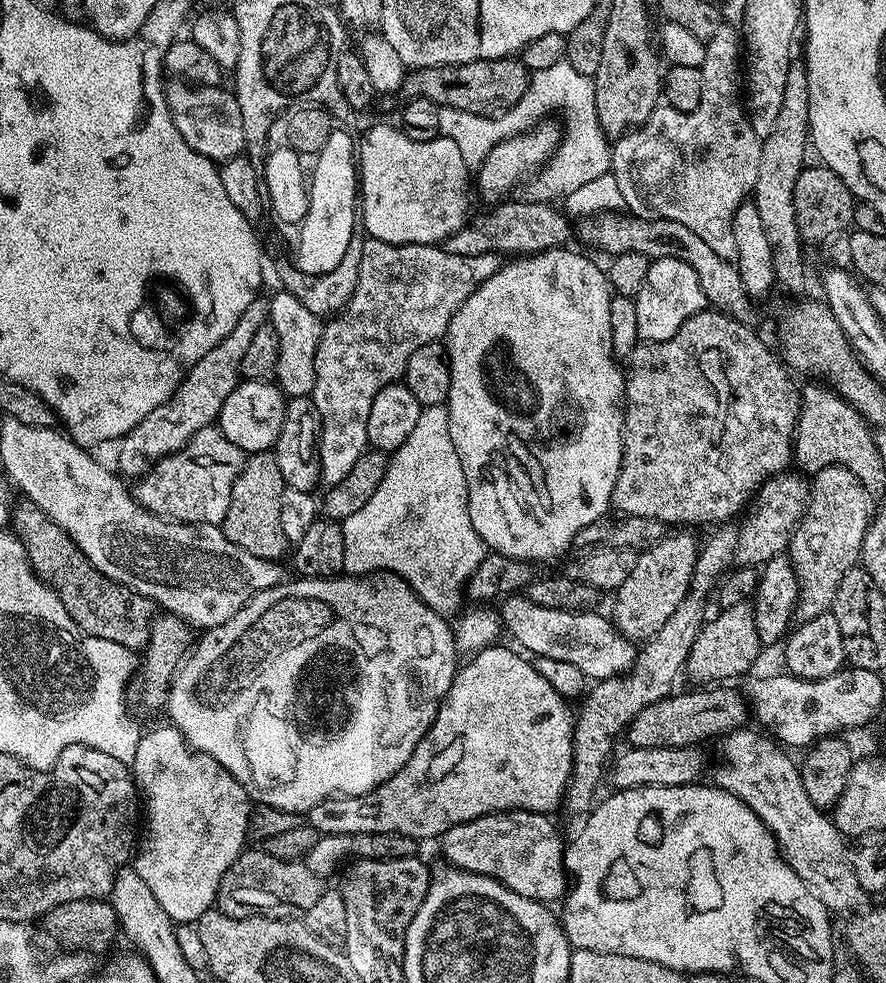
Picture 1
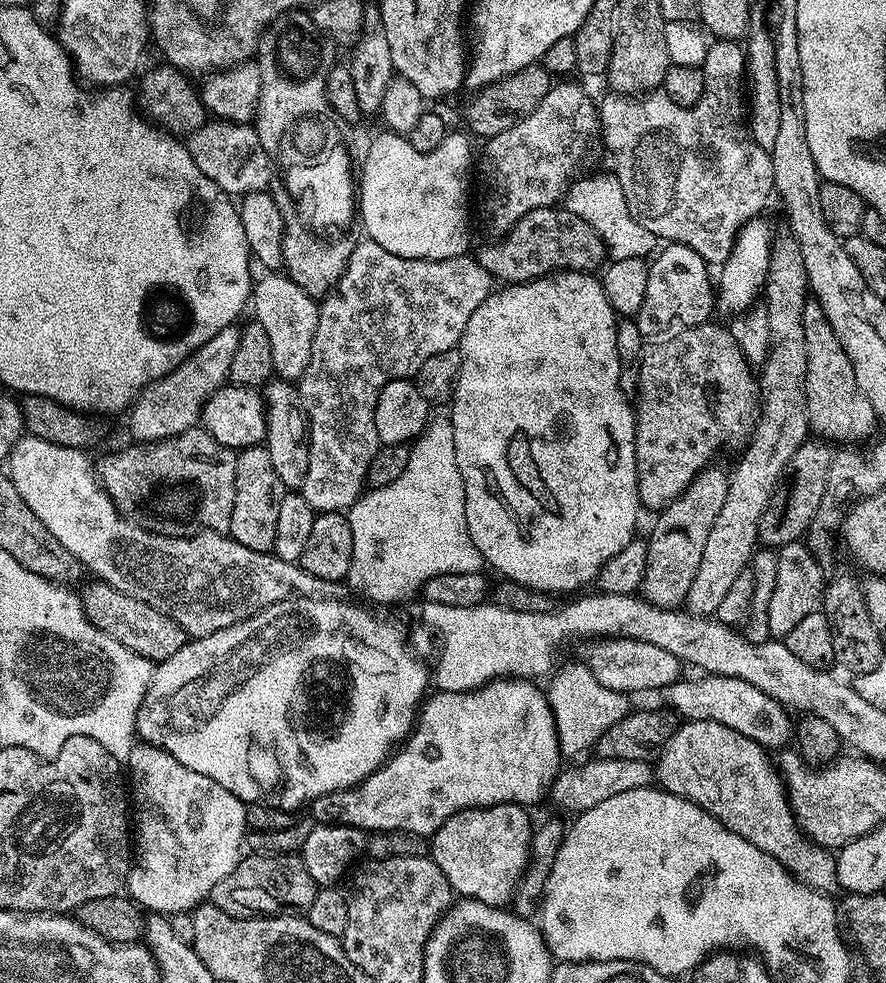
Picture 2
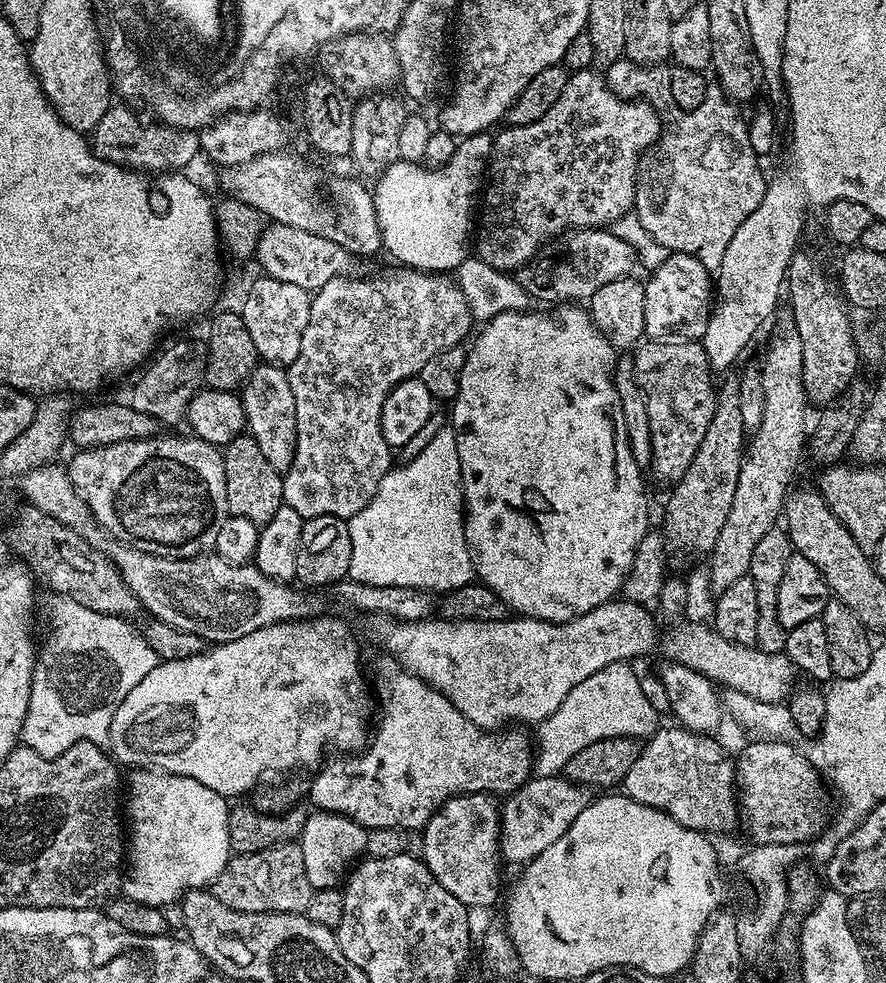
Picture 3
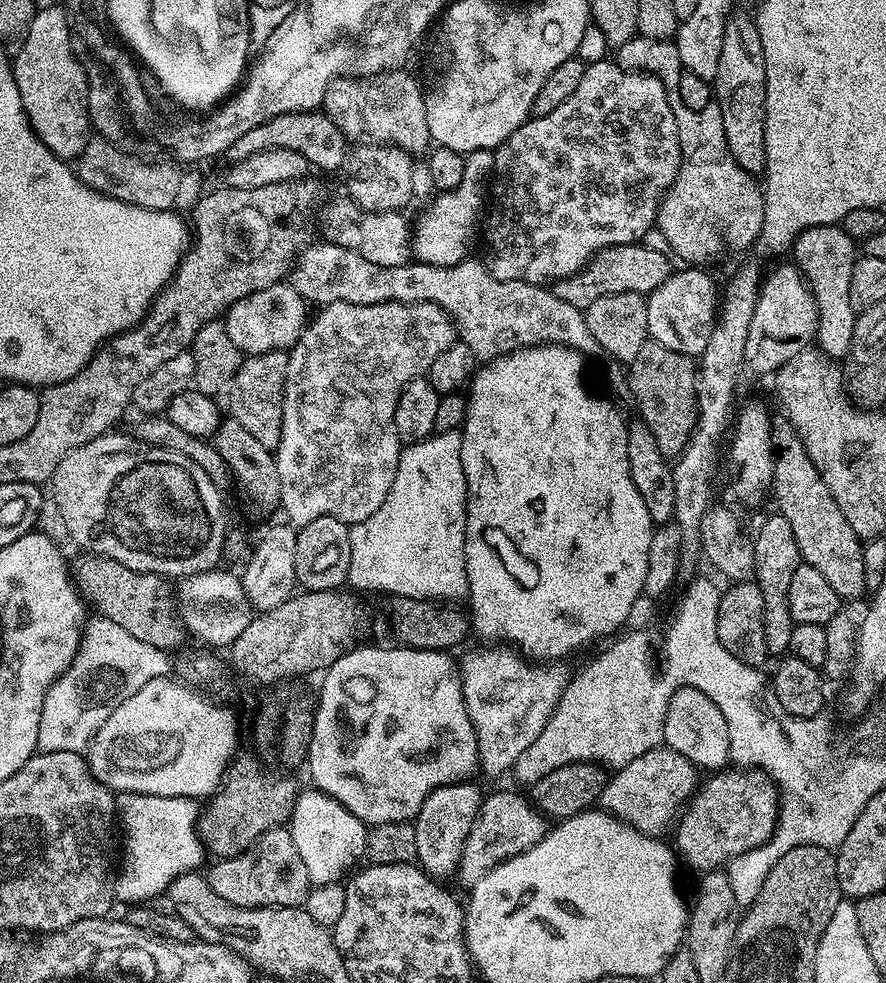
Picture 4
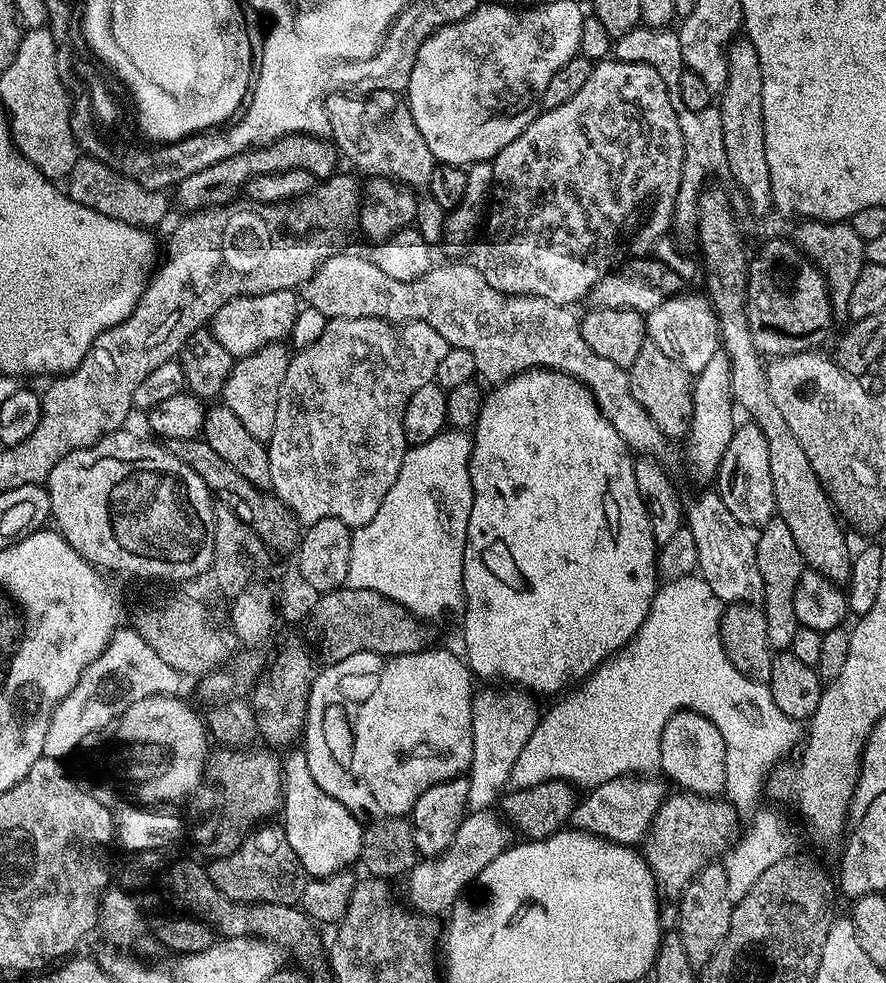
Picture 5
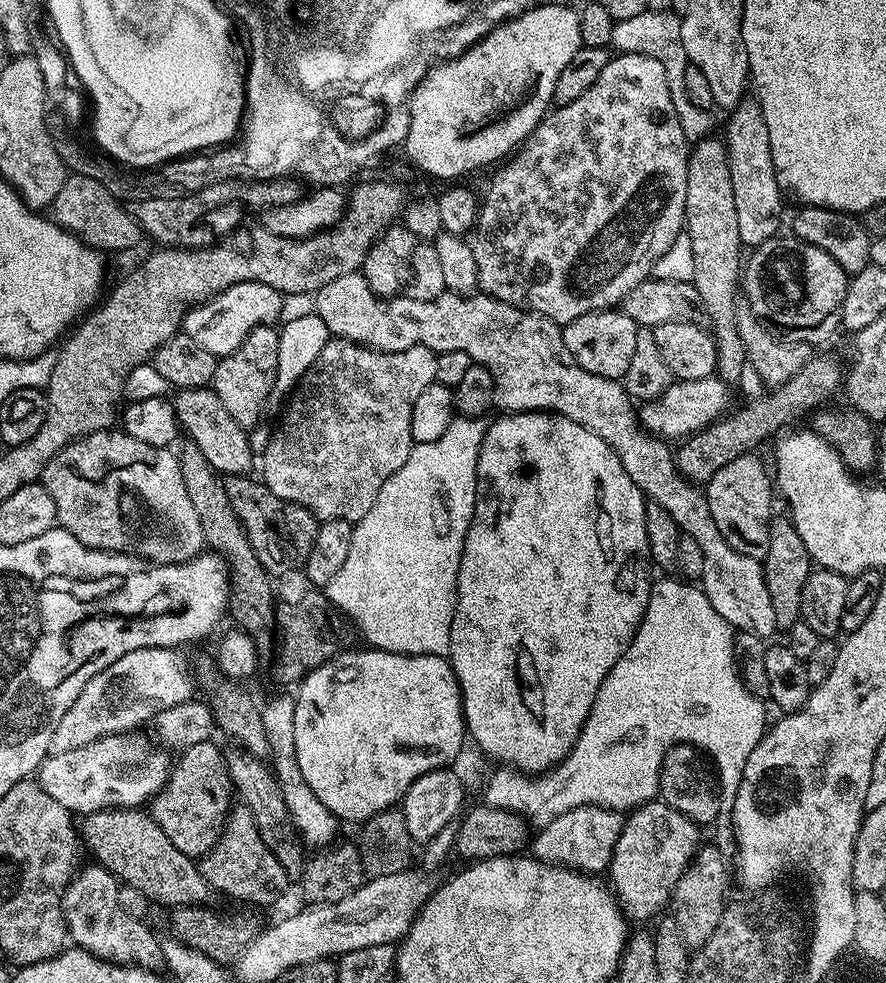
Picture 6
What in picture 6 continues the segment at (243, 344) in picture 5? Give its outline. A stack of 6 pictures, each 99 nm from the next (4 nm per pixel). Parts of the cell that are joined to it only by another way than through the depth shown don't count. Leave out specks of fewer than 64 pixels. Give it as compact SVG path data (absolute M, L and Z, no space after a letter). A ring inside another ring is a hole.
M238 282L217 296L208 297L204 303L189 307L184 313L182 332L217 358L228 356L238 350L250 330L263 324L275 325L284 308L284 300L285 297L278 290L262 282Z

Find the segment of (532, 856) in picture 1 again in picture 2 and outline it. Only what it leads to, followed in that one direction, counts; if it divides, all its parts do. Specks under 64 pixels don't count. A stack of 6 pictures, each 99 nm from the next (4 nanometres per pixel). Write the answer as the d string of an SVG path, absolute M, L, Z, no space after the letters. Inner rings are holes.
M519 804L462 810L430 837L431 858L446 874L446 882L450 882L457 897L485 900L495 908L503 908L513 899L516 884L532 855L534 823L528 812Z

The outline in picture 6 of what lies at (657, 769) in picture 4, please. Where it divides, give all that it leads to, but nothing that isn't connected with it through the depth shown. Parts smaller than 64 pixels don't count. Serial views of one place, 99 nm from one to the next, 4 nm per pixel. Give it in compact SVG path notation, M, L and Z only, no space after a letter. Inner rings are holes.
M597 804L578 806L555 816L535 833L530 852L545 864L575 868L585 874L600 874L612 861L612 851L624 829L625 817L615 808L600 808ZM536 840L536 841L535 841ZM532 848L532 849L531 849Z

